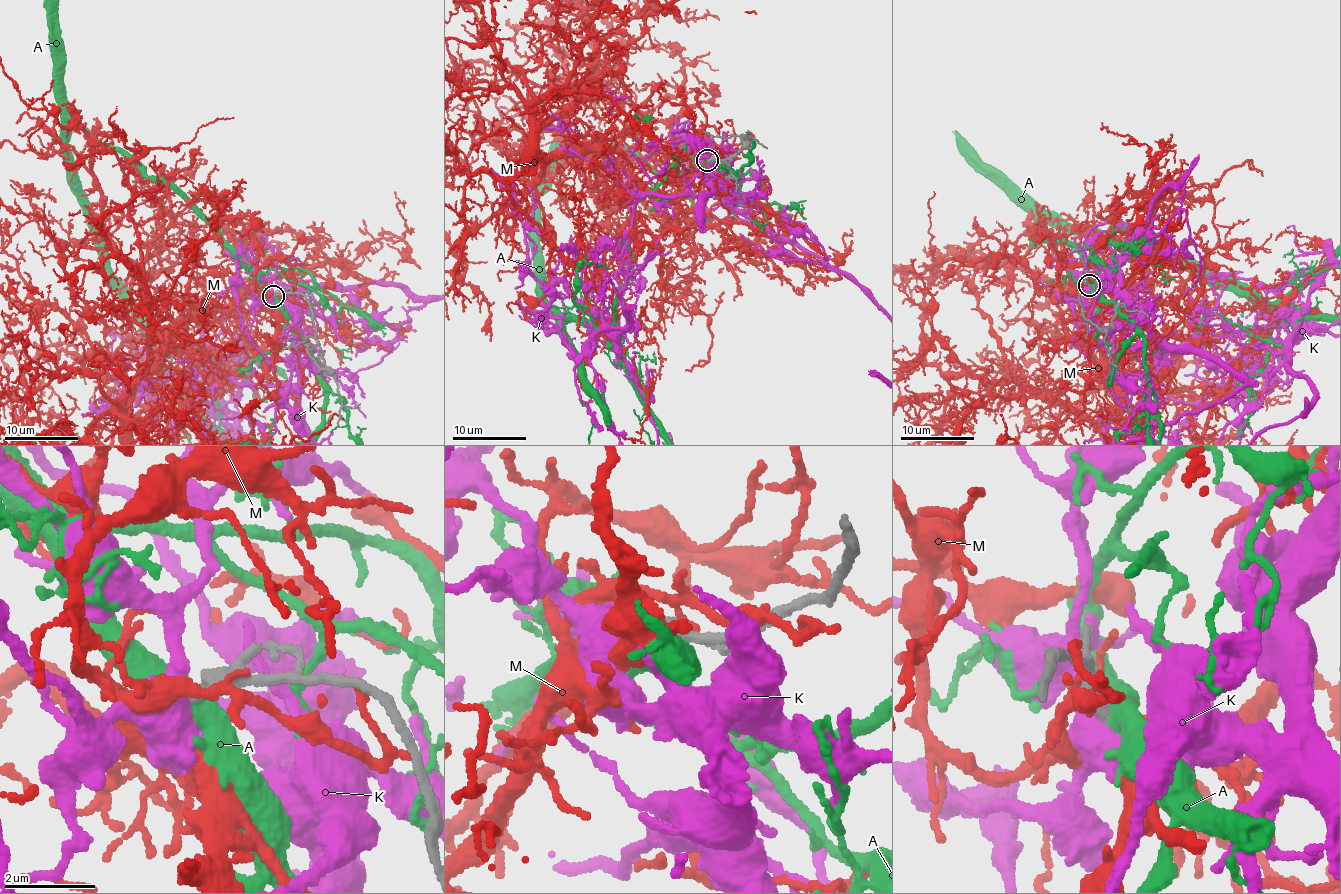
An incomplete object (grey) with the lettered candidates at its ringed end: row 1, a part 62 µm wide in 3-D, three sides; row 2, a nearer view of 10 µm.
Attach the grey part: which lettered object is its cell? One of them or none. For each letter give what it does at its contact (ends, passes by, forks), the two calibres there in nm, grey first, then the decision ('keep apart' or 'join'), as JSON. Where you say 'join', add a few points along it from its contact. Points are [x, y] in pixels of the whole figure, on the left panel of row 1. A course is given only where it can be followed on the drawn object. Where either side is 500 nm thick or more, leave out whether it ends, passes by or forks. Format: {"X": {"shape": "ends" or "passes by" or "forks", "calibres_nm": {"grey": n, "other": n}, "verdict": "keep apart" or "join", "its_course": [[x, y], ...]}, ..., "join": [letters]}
{"A": {"shape": "passes by", "calibres_nm": {"grey": 400, "other": 480}, "verdict": "keep apart"}, "K": {"calibres_nm": {"grey": 400, "other": 550}, "verdict": "keep apart"}, "M": {"shape": "forks", "calibres_nm": {"grey": 360, "other": 120}, "verdict": "keep apart"}, "join": []}

